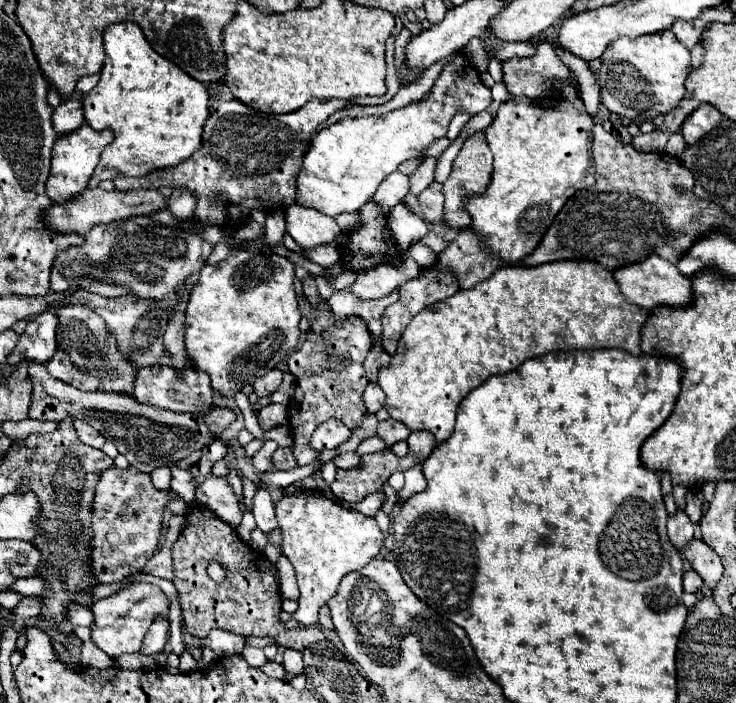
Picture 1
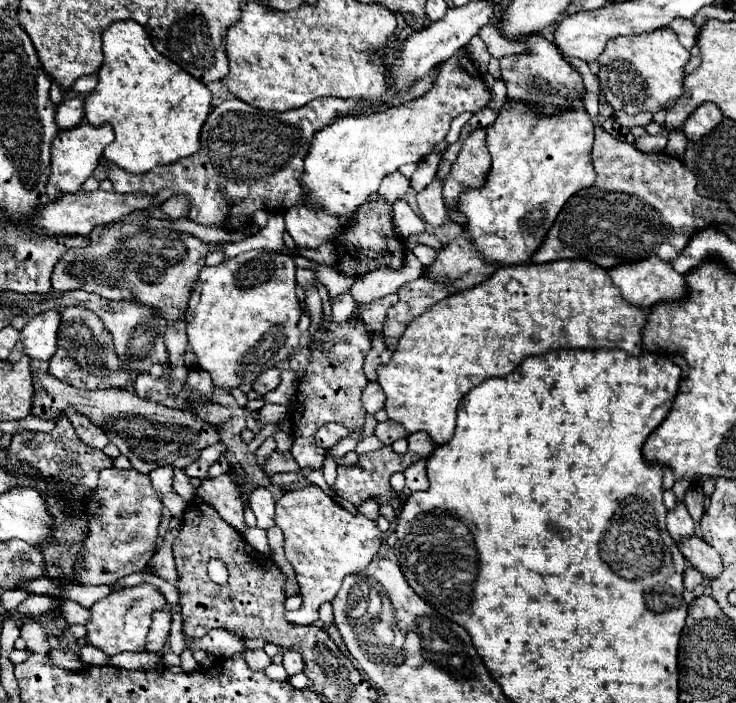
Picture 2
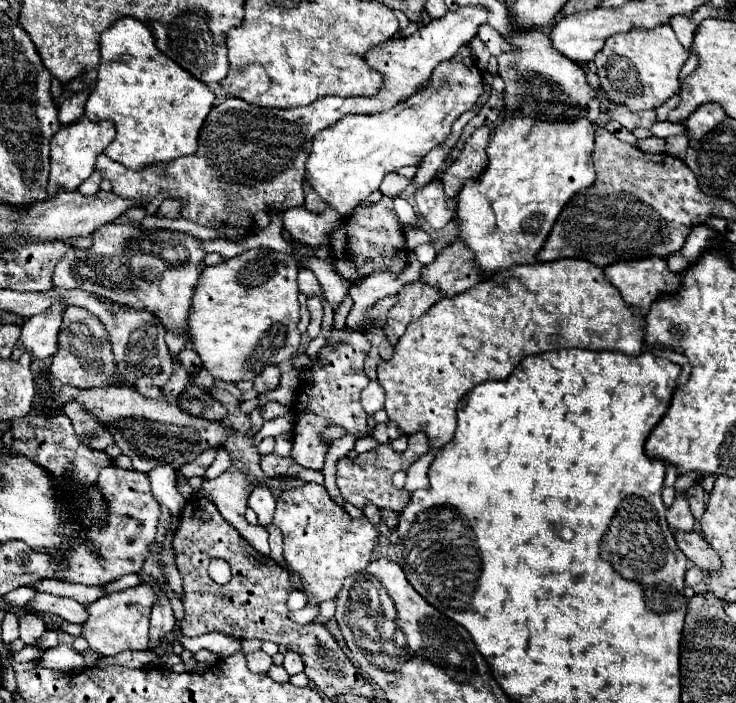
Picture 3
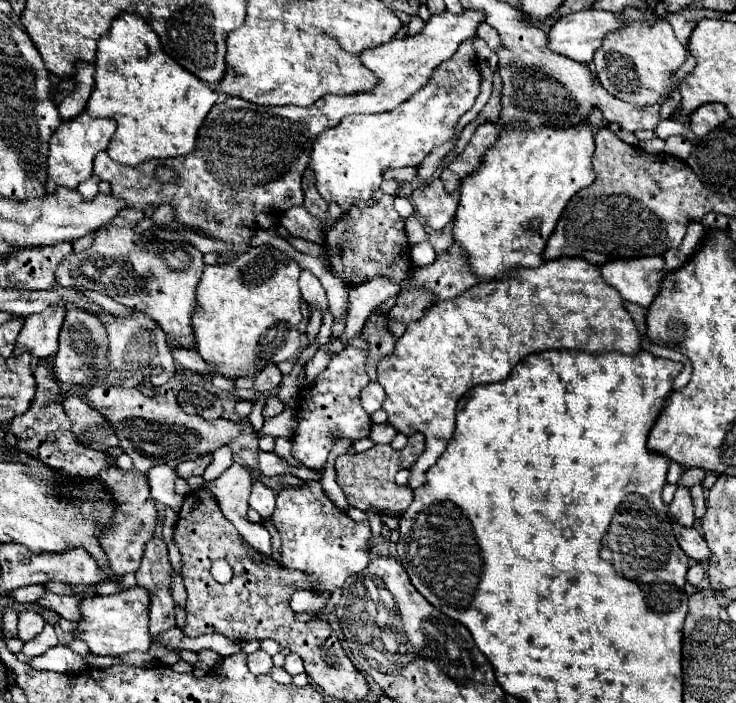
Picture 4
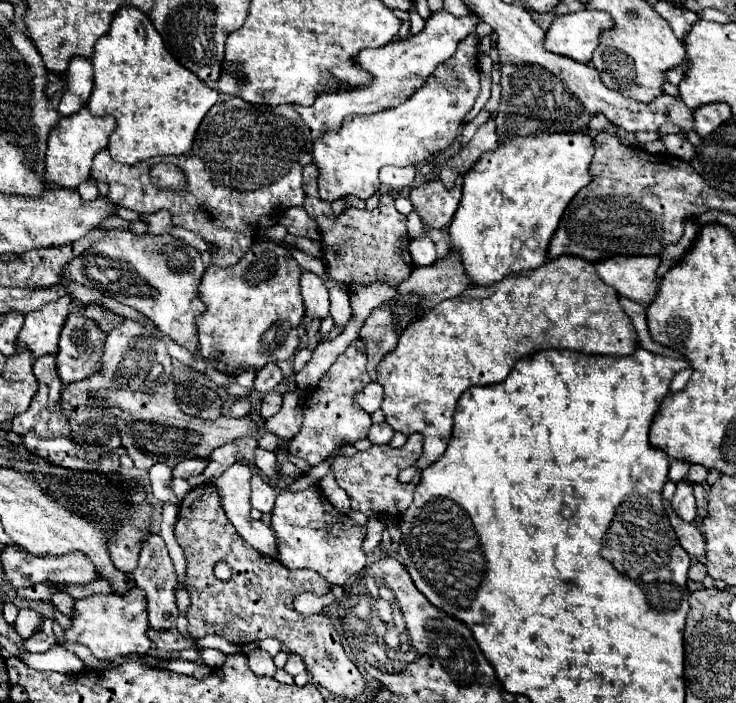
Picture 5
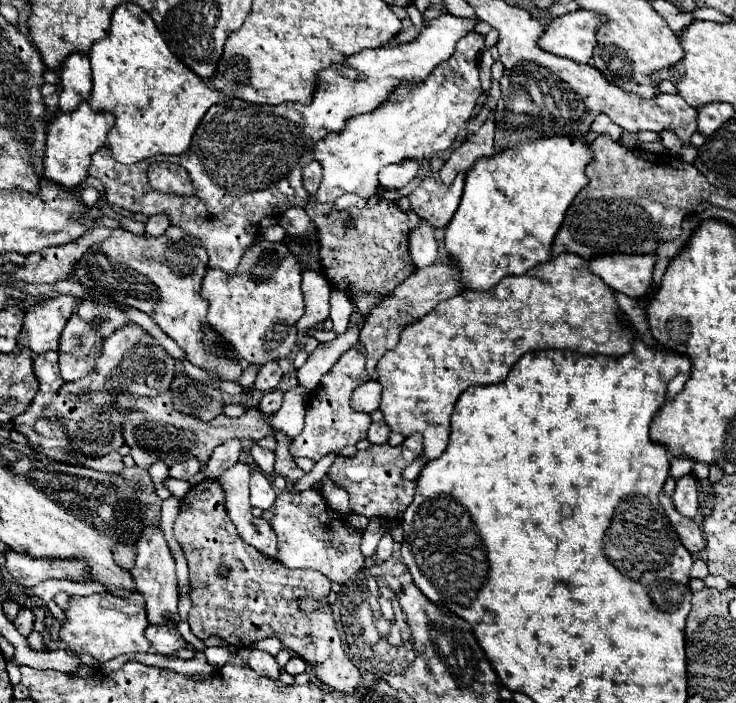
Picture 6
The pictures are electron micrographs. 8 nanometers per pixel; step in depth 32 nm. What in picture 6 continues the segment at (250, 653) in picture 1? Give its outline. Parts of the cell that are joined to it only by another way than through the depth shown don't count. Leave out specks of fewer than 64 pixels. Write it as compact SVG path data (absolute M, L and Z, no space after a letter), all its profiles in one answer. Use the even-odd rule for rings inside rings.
M252 650L250 668L258 676L266 676L266 678L274 678L274 680L280 676L280 666L276 662L276 656L272 656L268 652L262 652L262 650Z

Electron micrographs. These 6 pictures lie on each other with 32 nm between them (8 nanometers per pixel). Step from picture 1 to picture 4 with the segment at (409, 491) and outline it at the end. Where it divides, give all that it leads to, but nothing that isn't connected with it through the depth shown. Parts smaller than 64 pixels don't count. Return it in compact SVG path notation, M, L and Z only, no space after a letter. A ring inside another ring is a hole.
M560 258L548 264L572 264L572 286L566 286L566 276L562 282L550 280L550 294L544 288L534 286L530 280L508 276L504 280L494 280L488 284L476 284L468 288L462 296L454 300L442 300L428 308L424 316L406 326L406 332L396 342L396 348L390 356L378 364L378 382L386 390L386 400L382 410L388 414L388 422L402 434L410 436L422 432L426 436L426 450L412 466L412 476L408 480L410 488L424 484L424 472L440 458L446 450L448 440L454 434L454 412L462 394L472 386L492 384L504 380L512 368L524 360L524 356L544 350L584 350L592 354L618 352L618 354L636 354L640 350L640 334L634 326L634 320L622 306L622 298L616 288L606 284L596 266L584 258Z

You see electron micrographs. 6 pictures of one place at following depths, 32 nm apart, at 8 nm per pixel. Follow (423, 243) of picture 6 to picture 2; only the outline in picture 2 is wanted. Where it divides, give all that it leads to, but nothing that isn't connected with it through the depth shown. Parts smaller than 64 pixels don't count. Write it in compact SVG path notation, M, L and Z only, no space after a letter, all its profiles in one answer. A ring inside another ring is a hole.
M416 246L416 248L412 250L412 254L414 254L424 266L428 266L428 264L432 264L432 260L436 260L436 250L434 250L432 246Z

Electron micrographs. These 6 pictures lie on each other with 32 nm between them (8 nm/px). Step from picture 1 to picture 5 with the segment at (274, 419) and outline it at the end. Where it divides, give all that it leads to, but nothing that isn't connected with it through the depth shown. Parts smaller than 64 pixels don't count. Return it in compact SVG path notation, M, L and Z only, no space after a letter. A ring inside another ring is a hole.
M270 392L270 394L266 394L264 400L262 400L260 414L262 414L264 418L270 418L270 416L274 416L274 414L280 410L280 406L282 406L282 394L280 394L280 392Z

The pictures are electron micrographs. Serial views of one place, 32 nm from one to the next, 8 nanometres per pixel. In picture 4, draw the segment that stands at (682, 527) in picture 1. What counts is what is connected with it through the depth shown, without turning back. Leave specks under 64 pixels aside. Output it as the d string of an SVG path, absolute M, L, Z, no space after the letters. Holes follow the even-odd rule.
M678 486L676 494L674 494L674 500L670 504L670 518L674 518L676 522L680 524L688 524L692 526L694 524L694 506L692 506L692 494L690 494L690 488L686 486Z

